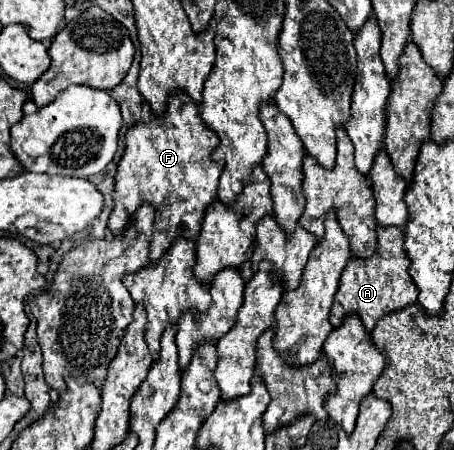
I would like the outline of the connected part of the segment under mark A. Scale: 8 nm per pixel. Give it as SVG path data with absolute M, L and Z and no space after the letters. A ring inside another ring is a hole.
M379 226L377 242L379 242L377 252L369 260L351 258L345 272L341 274L339 290L335 294L335 302L333 302L331 316L329 316L329 322L333 328L339 328L341 322L345 320L345 316L357 314L361 318L367 334L371 334L371 330L375 328L379 318L383 318L389 312L403 310L417 302L419 290L409 276L411 260L403 248L403 242L405 242L403 230L395 230L395 226L391 226L391 228Z

